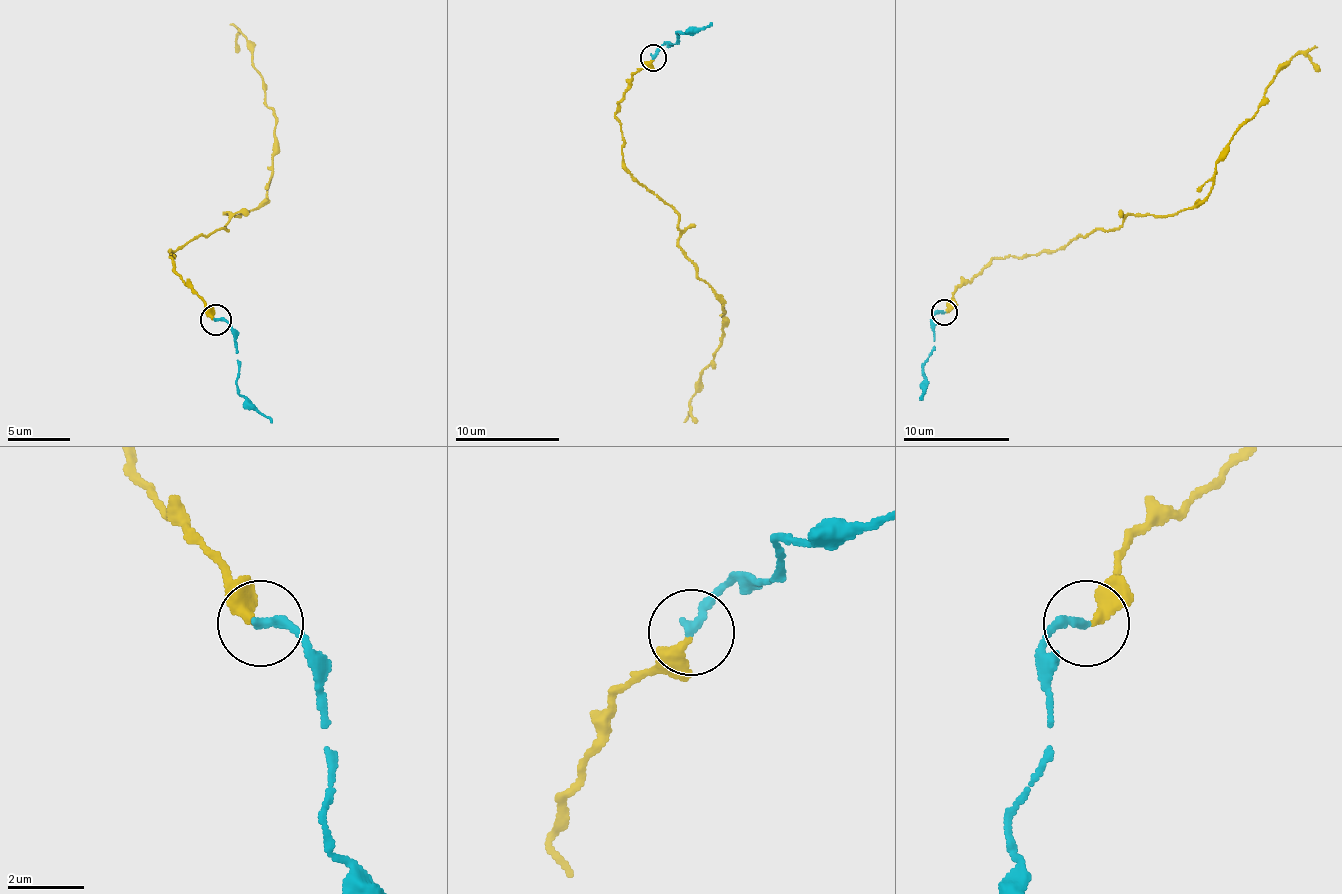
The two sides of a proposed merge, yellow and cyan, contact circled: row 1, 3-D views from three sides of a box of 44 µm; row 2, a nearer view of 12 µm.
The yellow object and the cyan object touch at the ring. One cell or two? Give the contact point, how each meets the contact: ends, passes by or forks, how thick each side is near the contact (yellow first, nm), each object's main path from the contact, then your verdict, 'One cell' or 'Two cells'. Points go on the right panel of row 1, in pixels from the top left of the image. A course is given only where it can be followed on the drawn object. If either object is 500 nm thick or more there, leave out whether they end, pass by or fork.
Place: (944, 312). At the ring yellow ends. At the ring cyan ends. Thickness 320 nm (yellow) against 240 nm. Course of yellow: (945, 311), (994, 259), (1128, 215), (1178, 215), (1214, 185), (1215, 161), (1269, 82), (1299, 53), (1320, 71). Course of cyan: (945, 311), (933, 316), (935, 348), (924, 372), (927, 387), (919, 400). One cell

